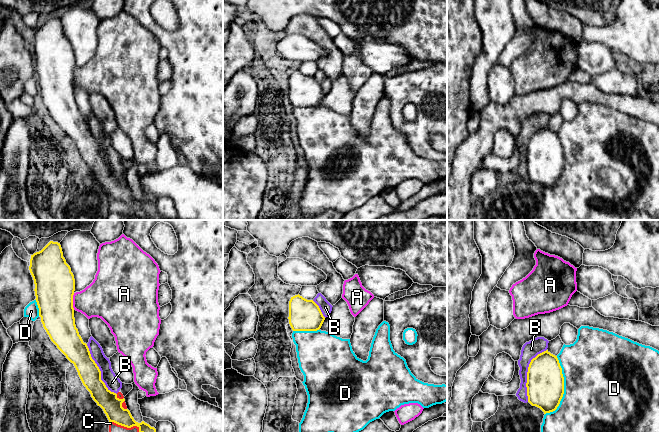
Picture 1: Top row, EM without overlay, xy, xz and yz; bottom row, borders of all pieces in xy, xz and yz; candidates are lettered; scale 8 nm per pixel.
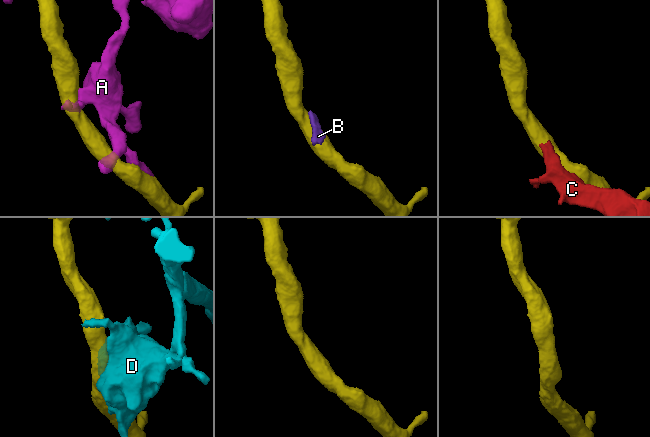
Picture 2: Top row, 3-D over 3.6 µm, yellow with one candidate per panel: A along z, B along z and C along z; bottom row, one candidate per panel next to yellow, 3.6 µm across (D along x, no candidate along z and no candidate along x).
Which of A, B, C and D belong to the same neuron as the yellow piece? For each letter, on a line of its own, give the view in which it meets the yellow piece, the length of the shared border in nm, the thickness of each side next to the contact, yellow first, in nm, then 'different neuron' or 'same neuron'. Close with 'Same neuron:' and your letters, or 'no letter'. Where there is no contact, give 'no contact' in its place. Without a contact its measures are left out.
A: xy | 140 nm | 320/320 nm | different neuron
B: yz | 460 nm | 300/140 nm | different neuron
C: xy | 260 nm | 160/80 nm | different neuron
D: yz | 480 nm | 300/500 nm | different neuron
Same neuron: no letter

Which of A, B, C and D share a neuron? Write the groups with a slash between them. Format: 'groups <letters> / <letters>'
groups A / B C / D

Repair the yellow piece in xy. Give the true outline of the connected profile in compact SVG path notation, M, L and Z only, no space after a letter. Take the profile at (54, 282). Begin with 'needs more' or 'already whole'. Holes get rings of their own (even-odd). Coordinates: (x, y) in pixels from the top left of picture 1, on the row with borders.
already whole; M50 241L41 251L31 255L29 270L44 329L51 341L74 364L83 385L103 409L109 422L127 428L137 426L139 432L156 432L144 421L136 422L130 411L122 407L125 399L119 399L101 380L101 371L75 325L75 279L63 257L60 243Z

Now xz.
already whole; M295 295L289 301L289 324L293 331L317 331L325 317L313 300Z

